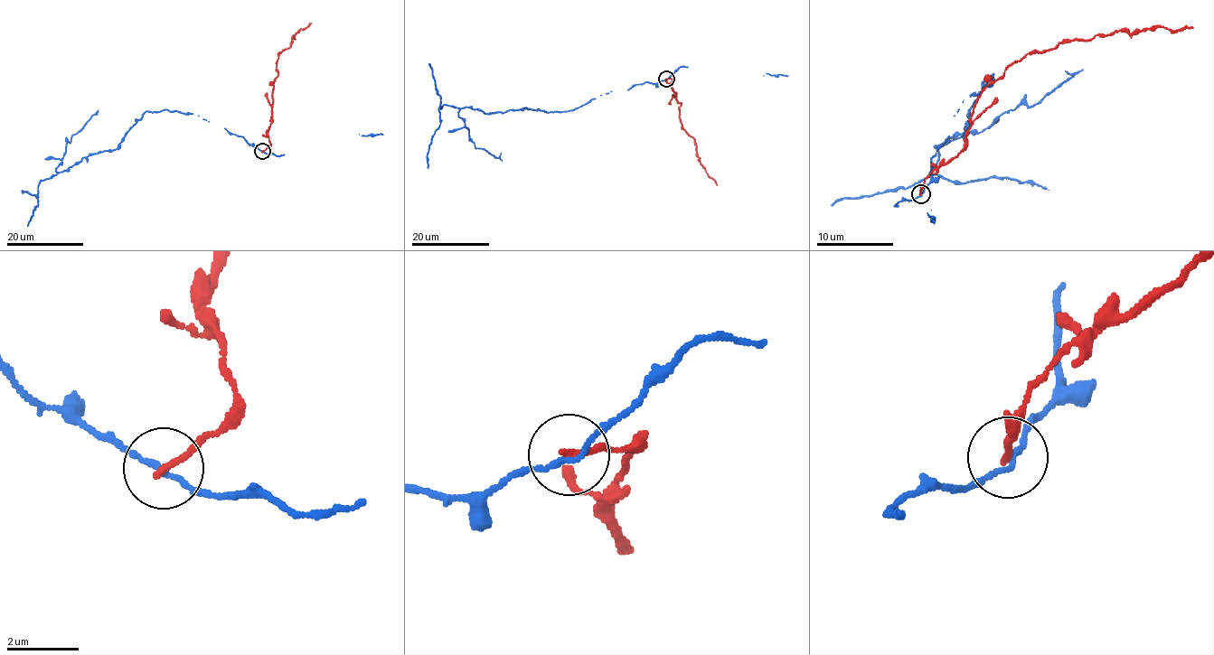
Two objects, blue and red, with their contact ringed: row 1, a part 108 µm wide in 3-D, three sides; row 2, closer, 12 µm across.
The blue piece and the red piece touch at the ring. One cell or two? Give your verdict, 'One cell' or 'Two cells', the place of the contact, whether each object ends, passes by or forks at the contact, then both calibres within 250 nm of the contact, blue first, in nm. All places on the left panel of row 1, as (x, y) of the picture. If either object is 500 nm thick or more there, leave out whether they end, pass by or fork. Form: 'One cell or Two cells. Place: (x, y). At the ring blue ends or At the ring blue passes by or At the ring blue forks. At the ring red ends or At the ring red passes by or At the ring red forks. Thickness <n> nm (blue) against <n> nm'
Two cells. Place: (262, 151). At the ring blue passes by. At the ring red ends. Thickness 140 nm (blue) against 190 nm

